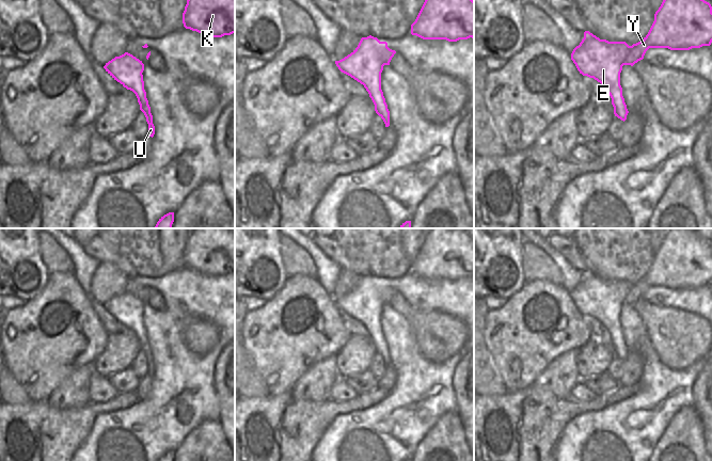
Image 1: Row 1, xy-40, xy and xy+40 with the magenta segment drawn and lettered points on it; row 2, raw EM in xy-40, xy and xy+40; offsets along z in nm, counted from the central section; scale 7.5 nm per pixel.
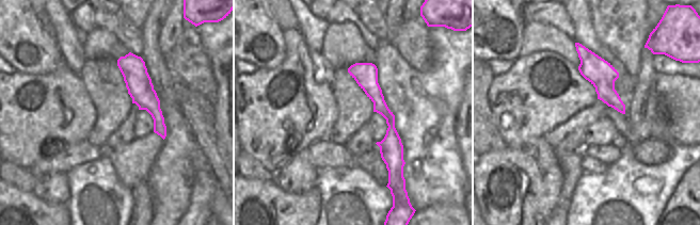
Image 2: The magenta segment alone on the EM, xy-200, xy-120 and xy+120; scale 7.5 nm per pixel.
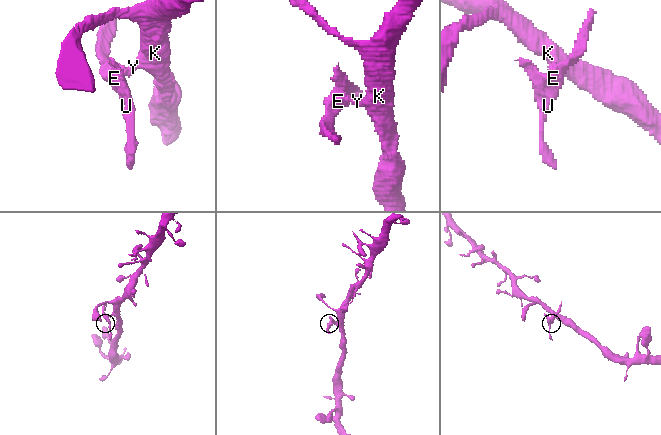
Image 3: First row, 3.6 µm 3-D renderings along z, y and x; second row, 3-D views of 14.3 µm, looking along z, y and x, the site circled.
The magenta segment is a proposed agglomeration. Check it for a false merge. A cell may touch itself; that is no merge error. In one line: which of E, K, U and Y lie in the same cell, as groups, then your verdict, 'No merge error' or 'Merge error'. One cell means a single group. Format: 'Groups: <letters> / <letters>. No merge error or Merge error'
Groups: E U / K Y. Merge error.

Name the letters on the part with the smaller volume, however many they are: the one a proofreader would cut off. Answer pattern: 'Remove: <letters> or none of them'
Remove: E, U

